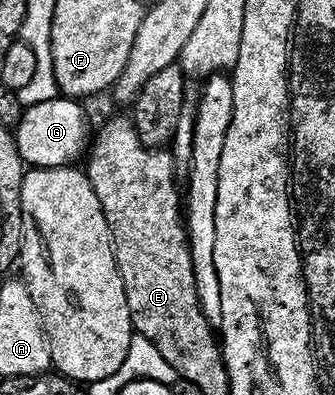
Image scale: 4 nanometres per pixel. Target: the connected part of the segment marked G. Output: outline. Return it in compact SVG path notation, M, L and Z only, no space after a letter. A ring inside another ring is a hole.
M57 99L50 103L27 106L28 118L24 121L18 137L22 142L22 156L25 166L32 169L67 169L85 156L90 145L88 117L79 100Z

